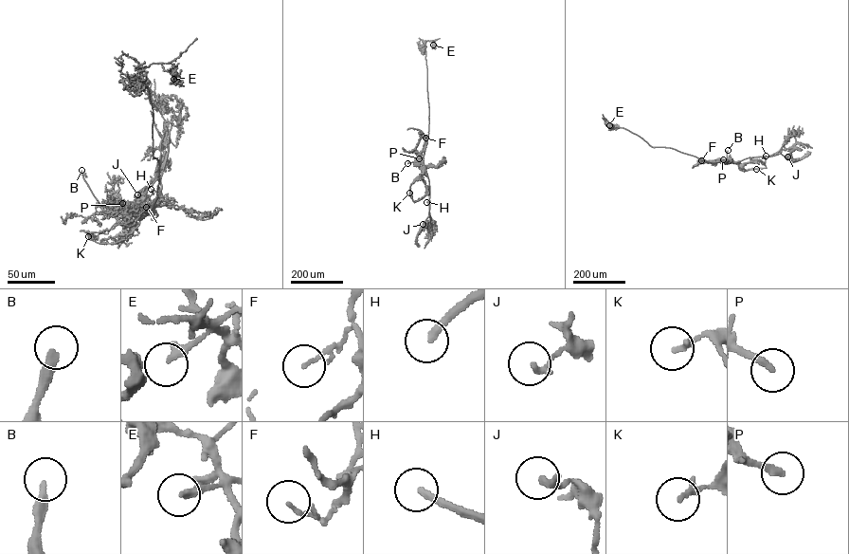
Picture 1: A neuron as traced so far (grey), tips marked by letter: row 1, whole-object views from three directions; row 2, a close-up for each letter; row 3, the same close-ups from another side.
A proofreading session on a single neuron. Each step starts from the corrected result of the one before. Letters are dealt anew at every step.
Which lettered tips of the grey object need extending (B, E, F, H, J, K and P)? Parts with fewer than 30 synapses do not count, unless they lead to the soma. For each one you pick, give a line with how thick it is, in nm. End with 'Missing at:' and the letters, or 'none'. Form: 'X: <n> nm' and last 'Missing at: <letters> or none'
B: 300 nm
P: 240 nm
Missing at: B, P

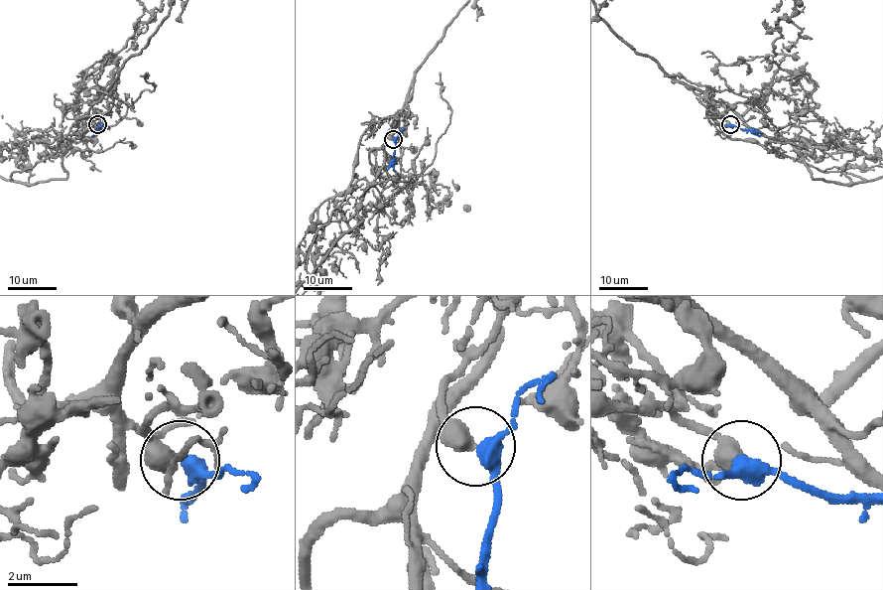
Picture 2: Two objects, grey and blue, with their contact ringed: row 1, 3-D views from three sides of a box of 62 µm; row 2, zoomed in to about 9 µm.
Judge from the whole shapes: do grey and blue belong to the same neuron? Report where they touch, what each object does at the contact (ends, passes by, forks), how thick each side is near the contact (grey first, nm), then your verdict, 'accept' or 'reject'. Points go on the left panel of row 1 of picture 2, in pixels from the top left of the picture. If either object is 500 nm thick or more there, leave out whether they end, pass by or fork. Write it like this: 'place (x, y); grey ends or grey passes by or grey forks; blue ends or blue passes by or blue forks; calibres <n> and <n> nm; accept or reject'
place (97, 124); grey ends; blue passes by; calibres 480 and 360 nm; accept

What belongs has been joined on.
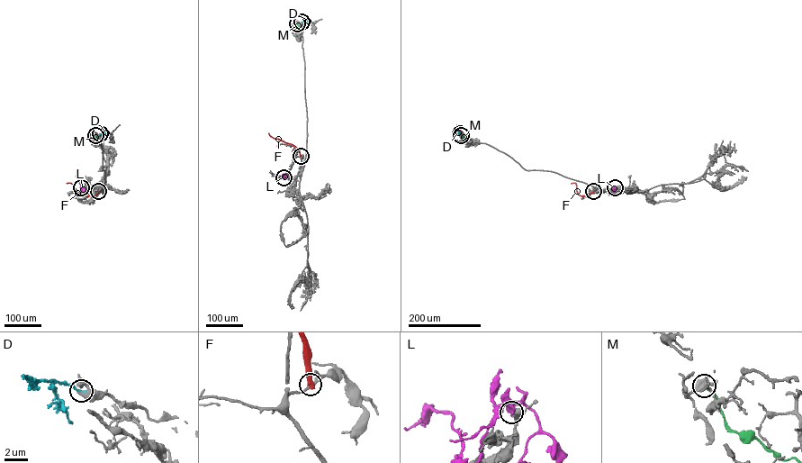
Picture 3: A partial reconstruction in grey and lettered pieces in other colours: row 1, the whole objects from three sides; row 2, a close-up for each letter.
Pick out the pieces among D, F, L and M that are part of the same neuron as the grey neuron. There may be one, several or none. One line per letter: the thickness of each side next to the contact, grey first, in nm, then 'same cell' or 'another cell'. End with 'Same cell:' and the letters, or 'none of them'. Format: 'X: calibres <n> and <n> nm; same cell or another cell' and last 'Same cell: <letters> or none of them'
D: calibres 360 and 260 nm; same cell
F: calibres 240 and 440 nm; another cell
L: calibres 460 and 550 nm; another cell
M: calibres 500 and 200 nm; another cell
Same cell: D

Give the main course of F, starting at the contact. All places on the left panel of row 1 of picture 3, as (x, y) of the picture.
F: (98, 191), (94, 195), (80, 195), (72, 184), (67, 183)

